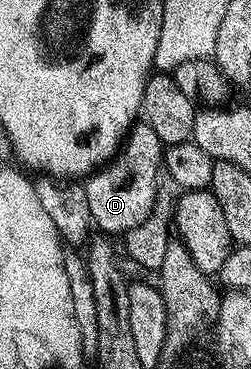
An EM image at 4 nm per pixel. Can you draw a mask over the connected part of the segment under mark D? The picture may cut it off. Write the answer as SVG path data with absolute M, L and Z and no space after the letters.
M145 120L139 121L133 127L128 145L121 151L117 161L85 179L91 223L97 229L99 226L102 229L99 231L106 236L124 236L129 230L136 228L136 224L144 224L144 220L148 220L148 212L152 212L156 204L158 171L163 169L163 166L162 141Z

